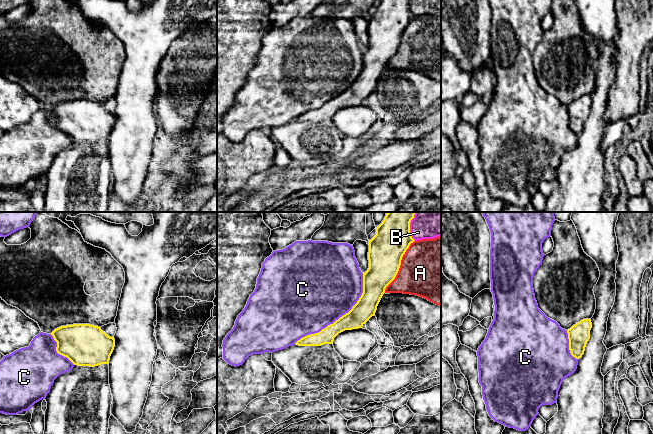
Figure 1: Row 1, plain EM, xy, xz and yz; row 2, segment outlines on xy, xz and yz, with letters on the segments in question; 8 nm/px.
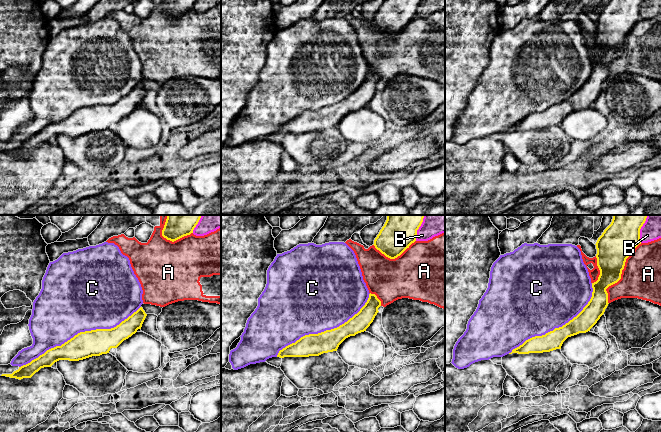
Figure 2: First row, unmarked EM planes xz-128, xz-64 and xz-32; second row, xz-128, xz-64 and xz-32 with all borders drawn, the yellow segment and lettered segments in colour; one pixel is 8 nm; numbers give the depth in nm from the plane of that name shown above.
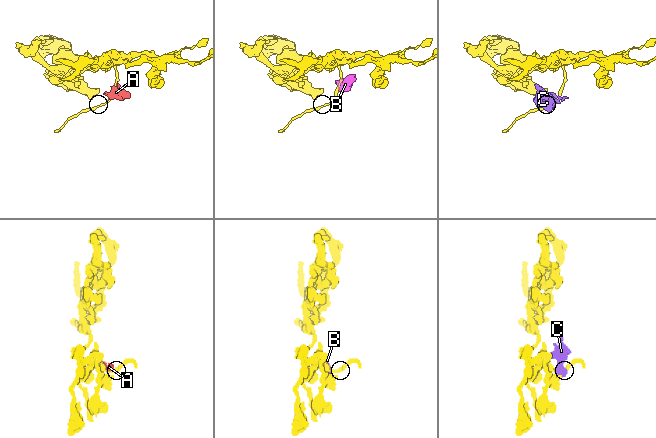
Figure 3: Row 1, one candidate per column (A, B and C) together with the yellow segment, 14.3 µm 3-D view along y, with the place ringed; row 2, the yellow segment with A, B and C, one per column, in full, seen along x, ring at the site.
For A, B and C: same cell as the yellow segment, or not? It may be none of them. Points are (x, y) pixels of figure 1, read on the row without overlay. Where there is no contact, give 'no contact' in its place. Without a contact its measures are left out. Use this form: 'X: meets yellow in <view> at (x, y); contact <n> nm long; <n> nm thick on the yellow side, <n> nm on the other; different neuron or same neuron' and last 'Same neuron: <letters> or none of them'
A: meets yellow in xz at (399, 42); contact 480 nm long; 280 nm thick on the yellow side, 480 nm on the other; different neuron
B: meets yellow in xz at (409, 8); contact 140 nm long; 280 nm thick on the yellow side, 130 nm on the other; different neuron
C: meets yellow in xz at (340, 93); contact 800 nm long; 170 nm thick on the yellow side, 500 nm on the other; same neuron
Same neuron: C

